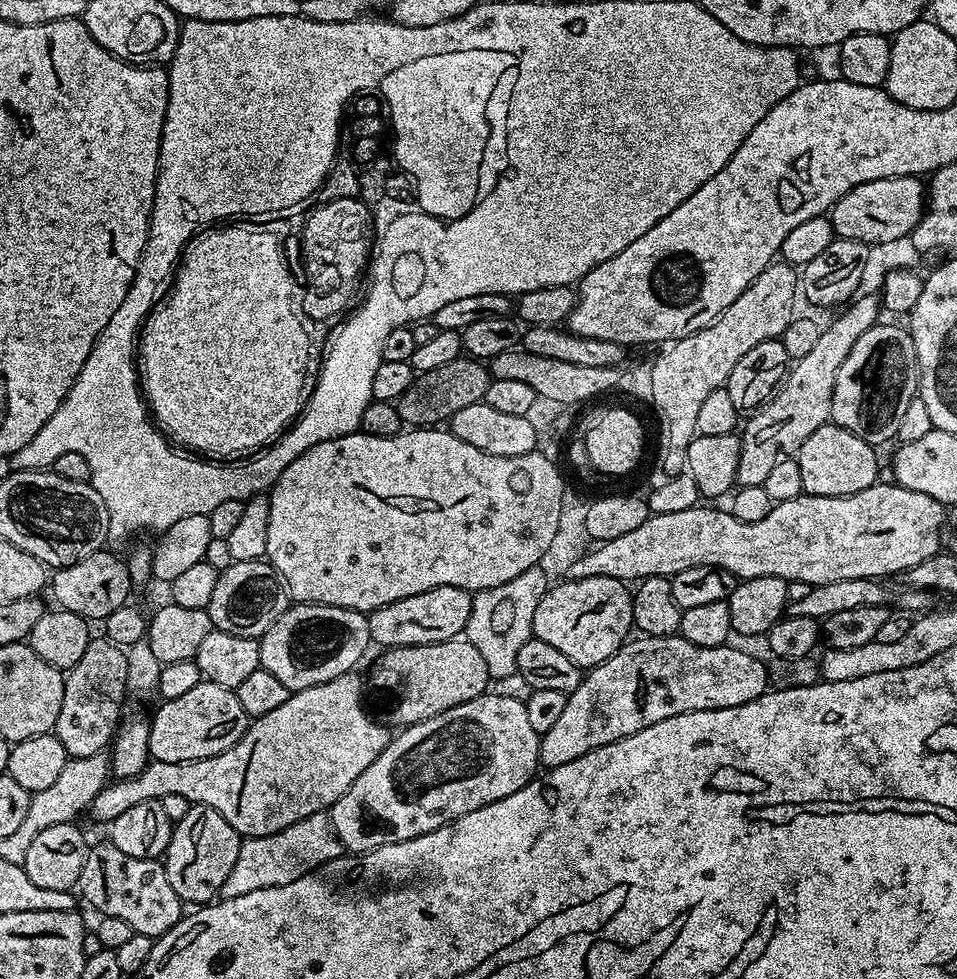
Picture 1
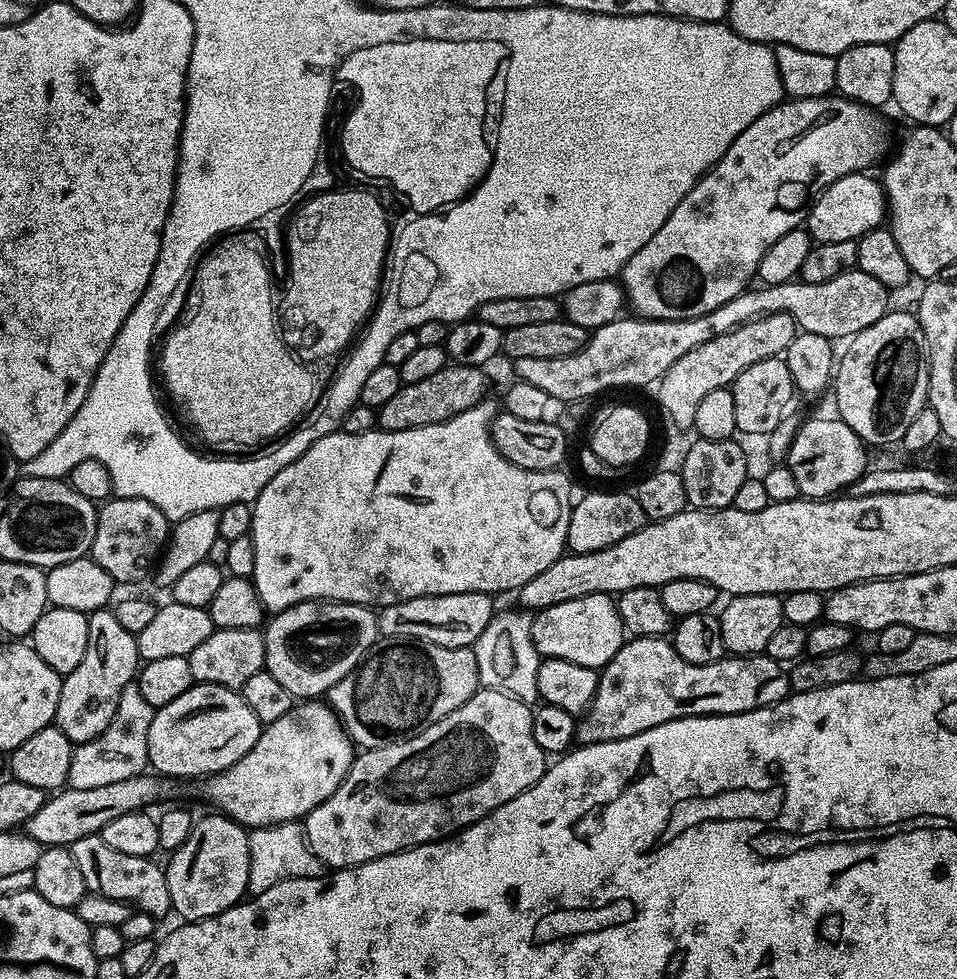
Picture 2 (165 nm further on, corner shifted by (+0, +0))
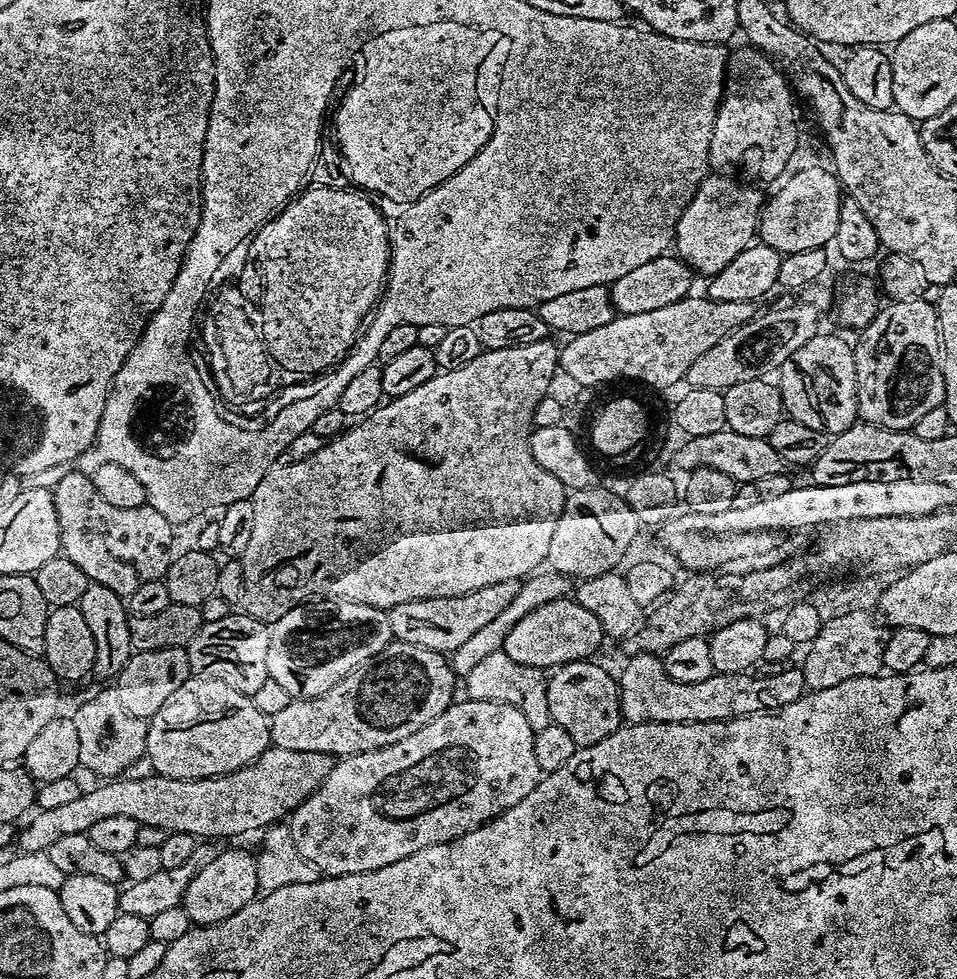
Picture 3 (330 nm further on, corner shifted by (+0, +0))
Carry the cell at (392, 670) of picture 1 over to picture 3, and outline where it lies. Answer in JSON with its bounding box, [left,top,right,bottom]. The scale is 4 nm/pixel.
[270,644,458,758]

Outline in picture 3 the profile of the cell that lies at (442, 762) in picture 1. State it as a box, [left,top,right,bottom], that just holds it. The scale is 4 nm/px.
[290,698,542,877]

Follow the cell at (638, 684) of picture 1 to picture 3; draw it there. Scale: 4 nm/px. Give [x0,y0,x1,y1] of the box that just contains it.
[618,654,806,725]

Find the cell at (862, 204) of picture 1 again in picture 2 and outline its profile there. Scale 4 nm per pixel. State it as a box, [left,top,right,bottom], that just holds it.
[806,170,886,243]

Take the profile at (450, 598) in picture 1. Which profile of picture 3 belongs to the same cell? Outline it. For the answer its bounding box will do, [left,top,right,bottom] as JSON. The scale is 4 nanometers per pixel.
[387,581,521,654]

